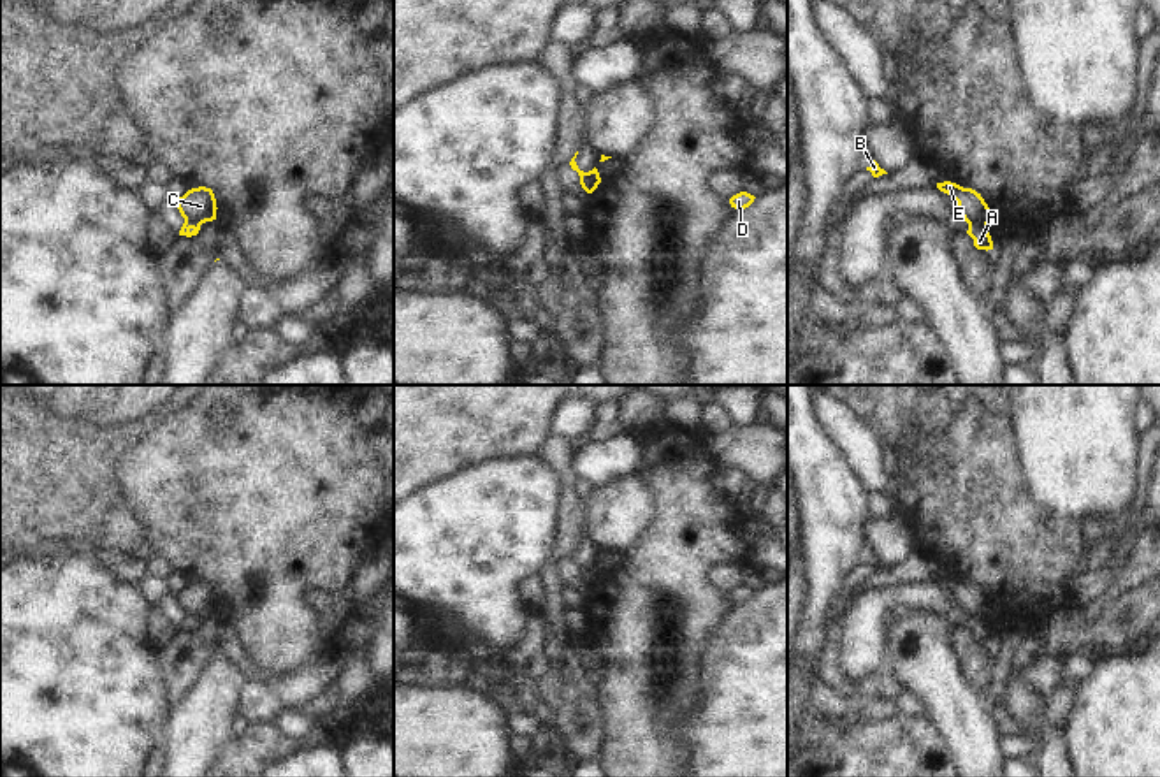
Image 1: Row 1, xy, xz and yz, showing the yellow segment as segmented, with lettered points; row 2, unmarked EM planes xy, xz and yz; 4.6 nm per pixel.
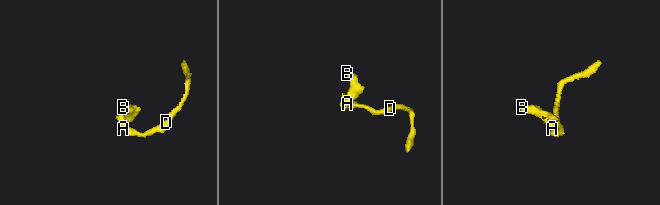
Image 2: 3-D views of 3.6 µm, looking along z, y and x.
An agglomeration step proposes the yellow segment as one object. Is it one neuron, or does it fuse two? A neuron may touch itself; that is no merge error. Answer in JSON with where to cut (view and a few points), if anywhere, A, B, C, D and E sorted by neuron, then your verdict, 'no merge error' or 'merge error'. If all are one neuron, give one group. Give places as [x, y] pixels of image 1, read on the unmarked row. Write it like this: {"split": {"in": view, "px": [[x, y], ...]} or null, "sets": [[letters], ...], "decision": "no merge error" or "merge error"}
{"split": {"in": "yz", "px": [[969, 616], [986, 619]]}, "sets": [["A", "D"], ["B", "C", "E"]], "decision": "merge error"}

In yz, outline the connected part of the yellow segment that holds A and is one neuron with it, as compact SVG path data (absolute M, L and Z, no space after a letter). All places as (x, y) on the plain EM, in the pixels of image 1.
M970 615L967 628L974 633L977 643L993 643L993 635L988 626L988 619Z

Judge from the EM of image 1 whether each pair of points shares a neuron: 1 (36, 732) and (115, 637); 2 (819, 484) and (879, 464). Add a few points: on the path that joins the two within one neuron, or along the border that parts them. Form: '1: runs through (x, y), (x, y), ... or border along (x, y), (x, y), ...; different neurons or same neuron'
1: runs through (51, 709), (60, 698), (60, 691), (92, 660); same neuron
2: border along (830, 438), (869, 494); different neurons

